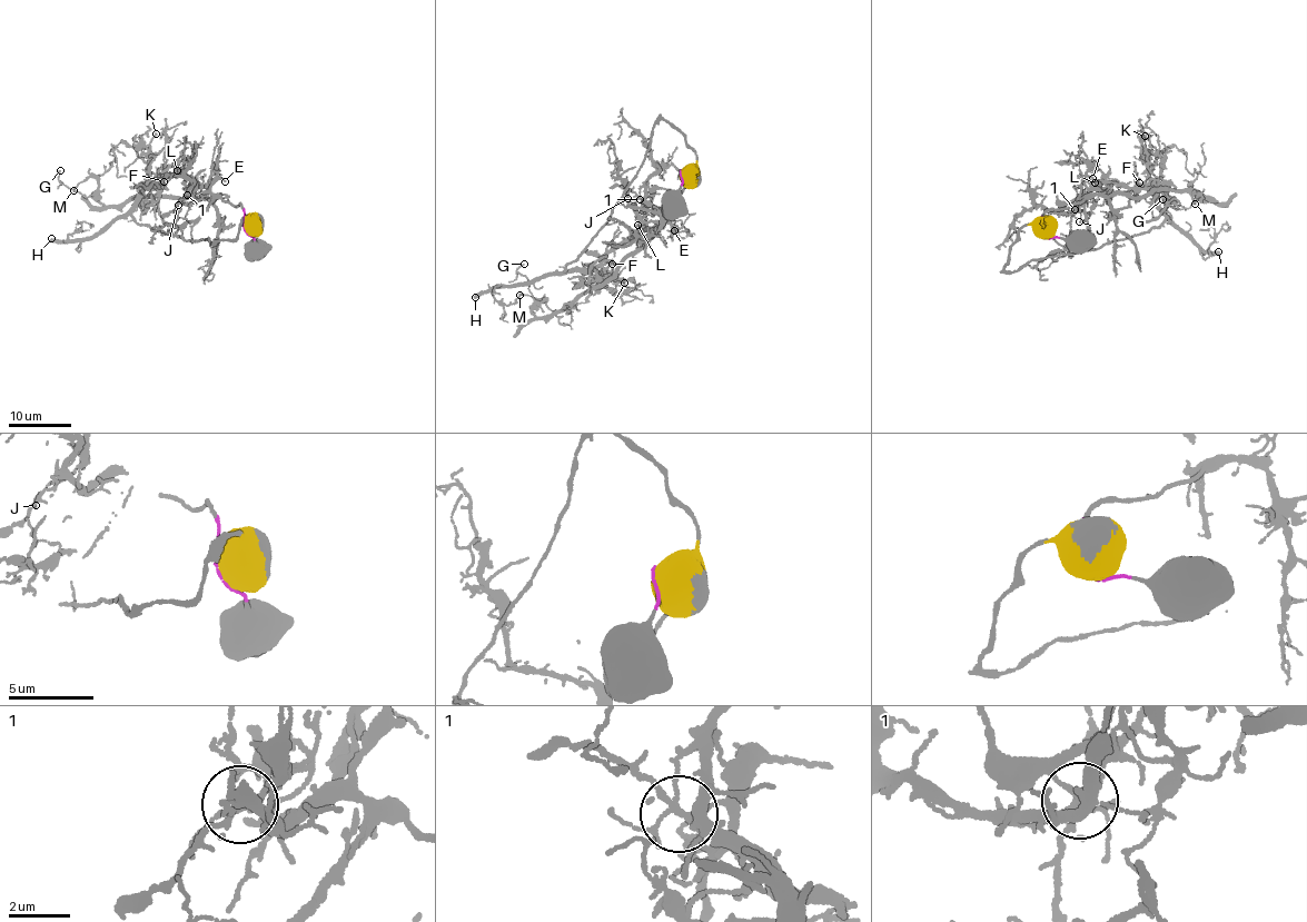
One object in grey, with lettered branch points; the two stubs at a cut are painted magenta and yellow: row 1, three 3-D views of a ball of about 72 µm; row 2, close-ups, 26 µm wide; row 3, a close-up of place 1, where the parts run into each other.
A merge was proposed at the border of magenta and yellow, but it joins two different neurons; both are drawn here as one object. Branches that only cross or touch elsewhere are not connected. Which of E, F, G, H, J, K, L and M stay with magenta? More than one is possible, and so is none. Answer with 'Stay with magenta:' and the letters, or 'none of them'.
Stay with magenta: G, M

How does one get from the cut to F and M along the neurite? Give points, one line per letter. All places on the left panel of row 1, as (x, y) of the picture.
F: (244, 229), (250, 215), (237, 237), (213, 245), (140, 226), (131, 211), (146, 187), (165, 181)
M: (244, 228), (240, 204), (218, 197), (187, 204), (137, 197), (107, 207), (87, 176), (73, 191)

